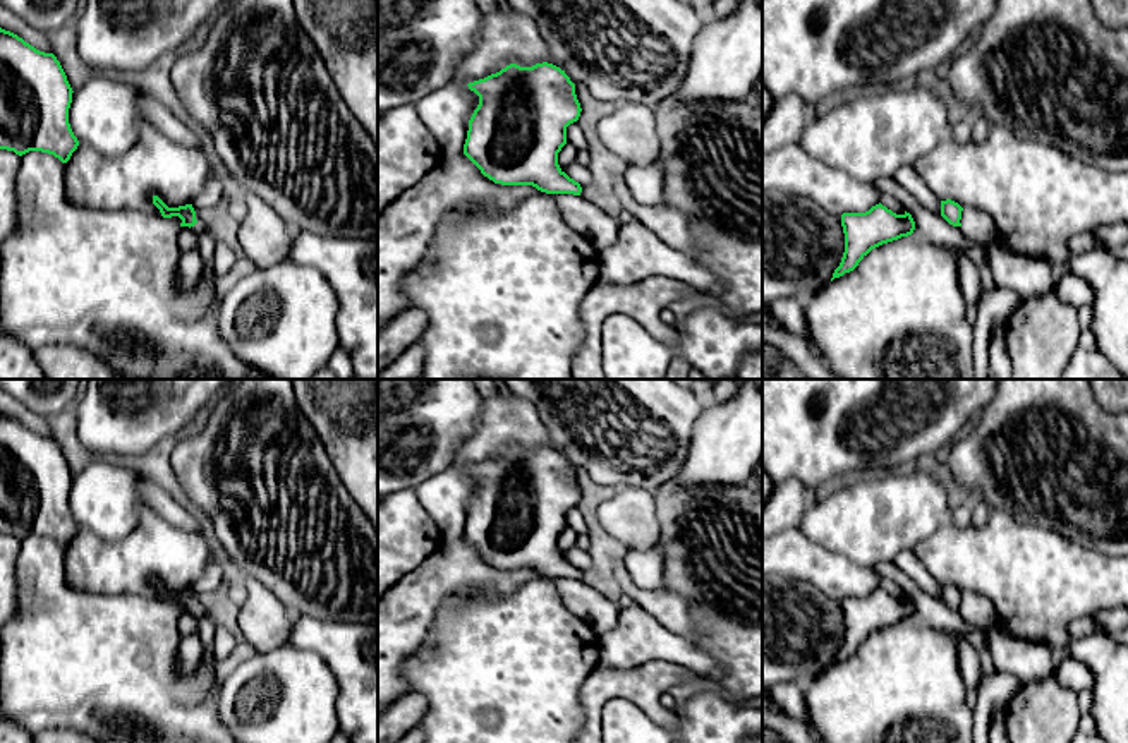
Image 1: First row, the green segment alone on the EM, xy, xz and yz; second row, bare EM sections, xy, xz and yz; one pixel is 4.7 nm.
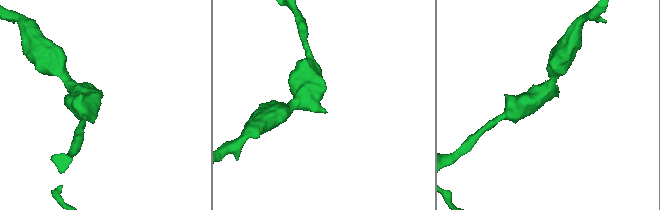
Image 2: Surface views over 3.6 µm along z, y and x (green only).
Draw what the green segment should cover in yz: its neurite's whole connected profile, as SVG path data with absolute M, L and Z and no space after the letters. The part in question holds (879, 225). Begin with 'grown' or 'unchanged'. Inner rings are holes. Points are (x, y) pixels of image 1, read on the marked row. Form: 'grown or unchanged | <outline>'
unchanged | M879 202L865 213L843 213L841 227L845 252L831 281L853 271L872 249L912 235L915 221L910 213L896 214Z

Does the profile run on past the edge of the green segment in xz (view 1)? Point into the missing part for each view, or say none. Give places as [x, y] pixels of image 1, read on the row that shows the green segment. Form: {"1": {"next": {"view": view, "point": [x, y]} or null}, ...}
{"1": {"next": null}}

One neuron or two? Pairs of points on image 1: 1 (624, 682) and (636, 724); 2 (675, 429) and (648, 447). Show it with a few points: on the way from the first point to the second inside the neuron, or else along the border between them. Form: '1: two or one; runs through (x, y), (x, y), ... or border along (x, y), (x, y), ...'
1: two; border along (600, 711), (612, 699), (630, 699), (654, 721)
2: one; runs through (668, 429), (654, 440)

